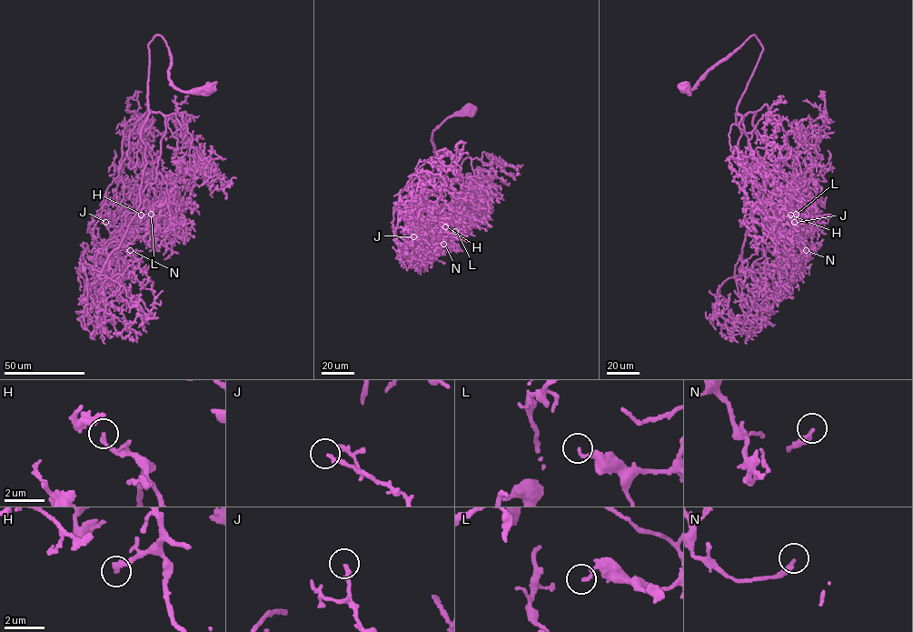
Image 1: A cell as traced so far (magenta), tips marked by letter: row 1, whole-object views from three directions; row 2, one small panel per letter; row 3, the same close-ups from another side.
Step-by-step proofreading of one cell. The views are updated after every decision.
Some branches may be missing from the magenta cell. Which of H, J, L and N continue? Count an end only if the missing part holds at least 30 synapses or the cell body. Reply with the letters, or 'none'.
H

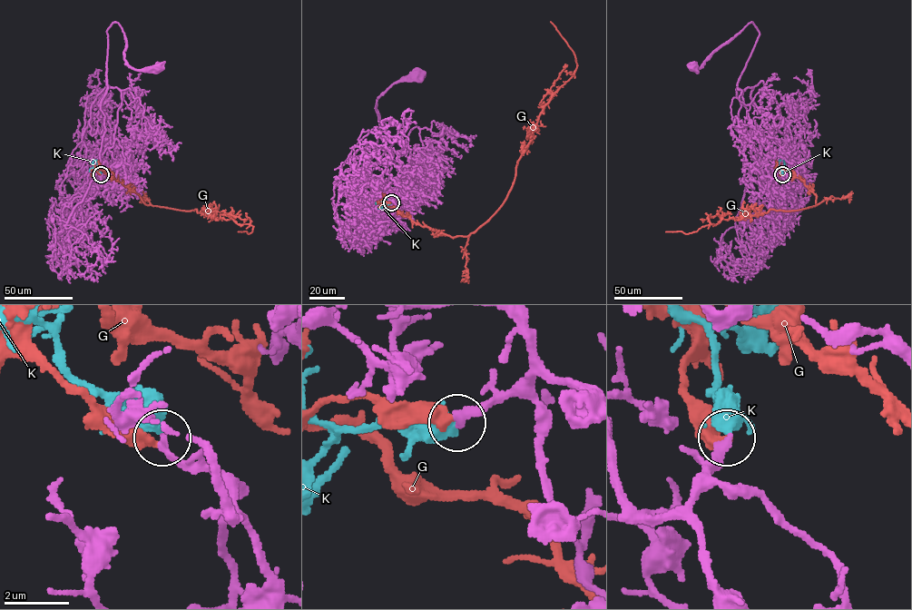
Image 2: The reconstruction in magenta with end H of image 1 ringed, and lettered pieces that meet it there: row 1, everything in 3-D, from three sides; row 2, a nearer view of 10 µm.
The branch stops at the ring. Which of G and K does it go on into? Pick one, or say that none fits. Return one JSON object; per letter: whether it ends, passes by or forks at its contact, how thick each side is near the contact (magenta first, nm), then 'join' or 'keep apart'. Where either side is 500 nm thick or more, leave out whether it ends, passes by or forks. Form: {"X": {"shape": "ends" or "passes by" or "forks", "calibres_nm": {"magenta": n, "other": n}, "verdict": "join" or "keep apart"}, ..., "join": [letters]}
{"G": {"shape": "ends", "calibres_nm": {"magenta": 260, "other": 360}, "verdict": "keep apart"}, "K": {"calibres_nm": {"magenta": 220, "other": 600}, "verdict": "join"}, "join": ["K"]}

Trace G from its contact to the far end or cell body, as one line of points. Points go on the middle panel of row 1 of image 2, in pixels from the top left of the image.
G: (390, 202), (382, 202), (453, 237), (490, 218), (543, 107), (576, 68), (550, 22)

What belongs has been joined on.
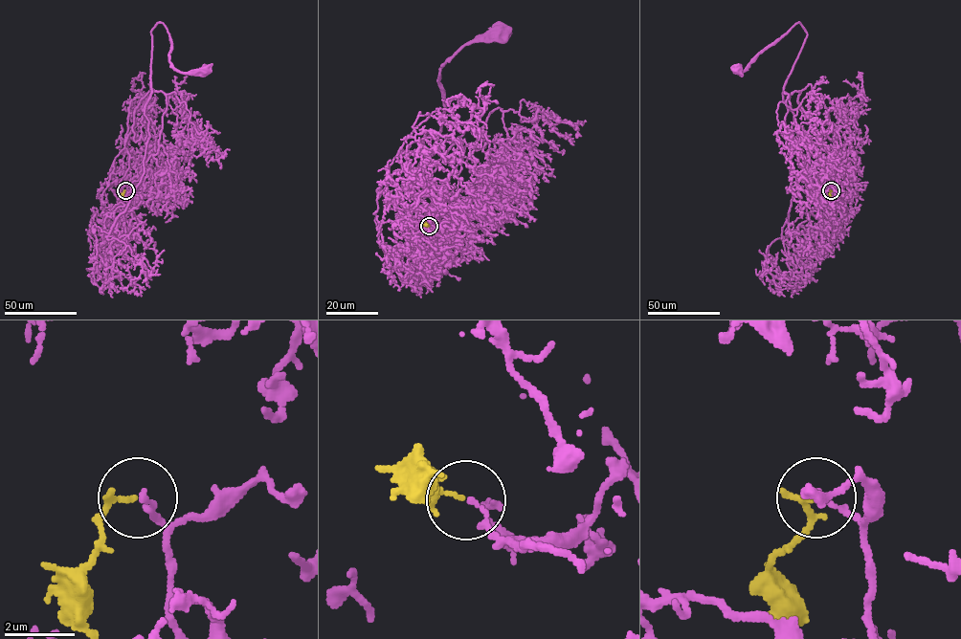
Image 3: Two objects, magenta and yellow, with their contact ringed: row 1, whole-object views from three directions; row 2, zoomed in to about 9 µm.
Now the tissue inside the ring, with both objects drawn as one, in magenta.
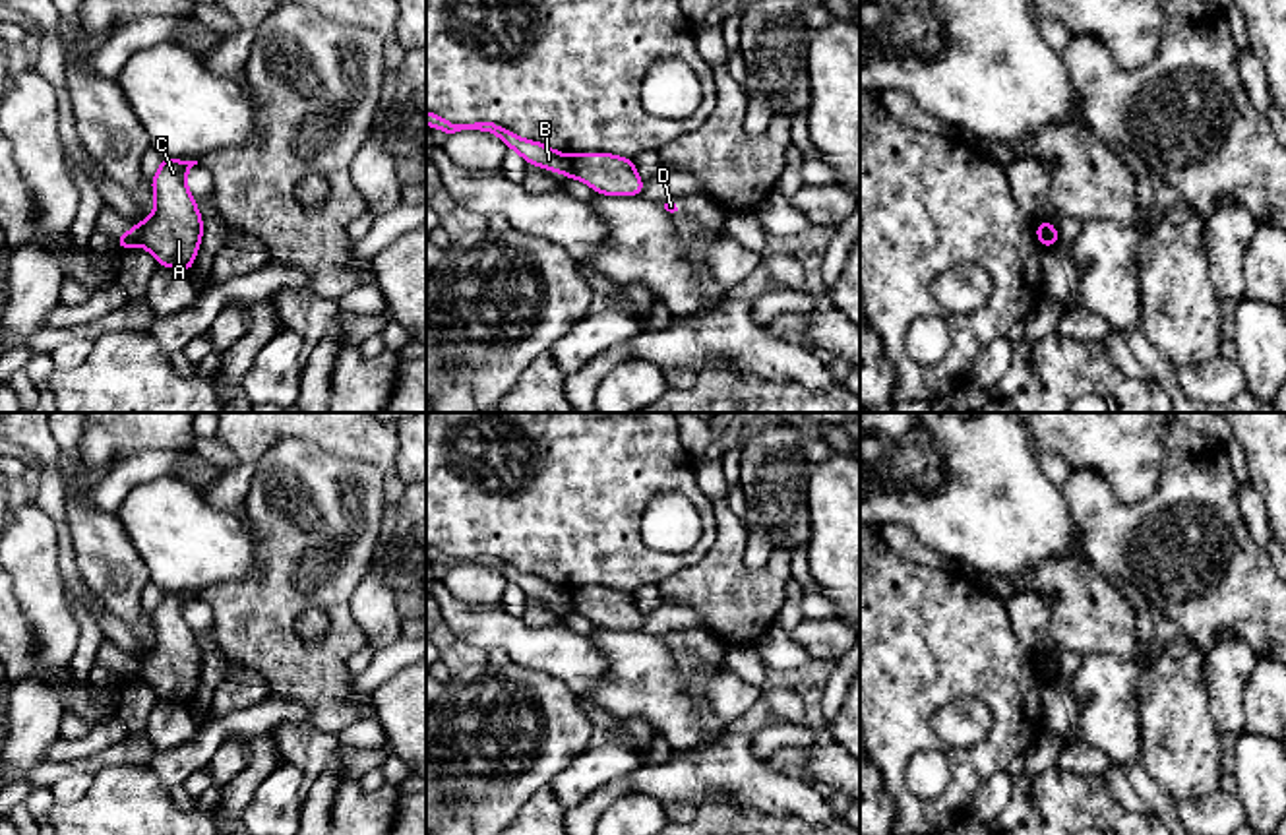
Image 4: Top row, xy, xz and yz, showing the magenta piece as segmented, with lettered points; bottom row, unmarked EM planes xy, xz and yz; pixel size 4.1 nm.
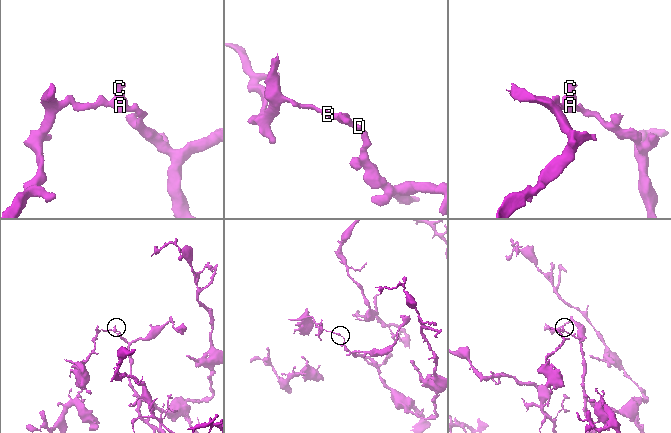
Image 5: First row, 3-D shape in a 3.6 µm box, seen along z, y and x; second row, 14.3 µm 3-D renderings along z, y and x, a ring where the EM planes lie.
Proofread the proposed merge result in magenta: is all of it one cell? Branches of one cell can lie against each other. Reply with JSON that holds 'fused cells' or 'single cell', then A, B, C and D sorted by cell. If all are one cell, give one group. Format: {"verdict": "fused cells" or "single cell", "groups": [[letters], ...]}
{"verdict": "fused cells", "groups": [["A", "C", "D"], ["B"]]}

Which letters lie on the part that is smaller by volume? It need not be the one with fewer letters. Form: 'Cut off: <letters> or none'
Cut off: B

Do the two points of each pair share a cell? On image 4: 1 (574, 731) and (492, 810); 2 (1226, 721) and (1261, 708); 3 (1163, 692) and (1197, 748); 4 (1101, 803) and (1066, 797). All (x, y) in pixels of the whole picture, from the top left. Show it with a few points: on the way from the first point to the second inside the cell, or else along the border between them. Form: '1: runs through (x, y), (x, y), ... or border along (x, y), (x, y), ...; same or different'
1: runs through (552, 752), (514, 789); same
2: border along (1254, 669), (1244, 688), (1244, 729); different
3: runs through (1172, 706), (1176, 727), (1184, 735); same
4: runs through (1093, 803), (1073, 803); same

